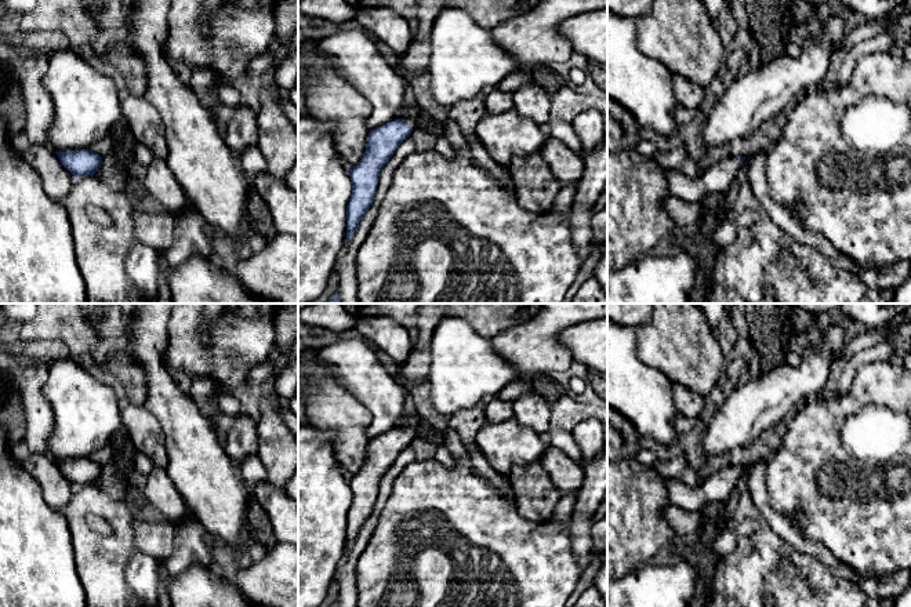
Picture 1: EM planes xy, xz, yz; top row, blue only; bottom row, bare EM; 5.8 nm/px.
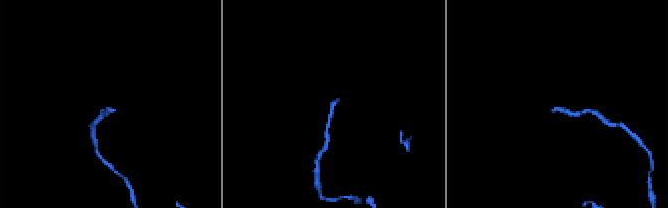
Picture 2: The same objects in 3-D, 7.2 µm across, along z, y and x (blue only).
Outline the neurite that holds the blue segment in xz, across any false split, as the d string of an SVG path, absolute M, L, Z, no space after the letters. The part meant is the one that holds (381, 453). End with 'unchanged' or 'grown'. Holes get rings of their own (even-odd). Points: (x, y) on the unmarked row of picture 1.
M395 428L370 439L362 469L349 477L352 505L346 515L345 552L351 549L360 528L374 510L381 479L389 470L396 457L410 446L411 440L413 435L404 432L403 428Z; unchanged

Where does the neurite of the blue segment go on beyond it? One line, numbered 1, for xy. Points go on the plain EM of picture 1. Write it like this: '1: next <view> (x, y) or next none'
1: next none

